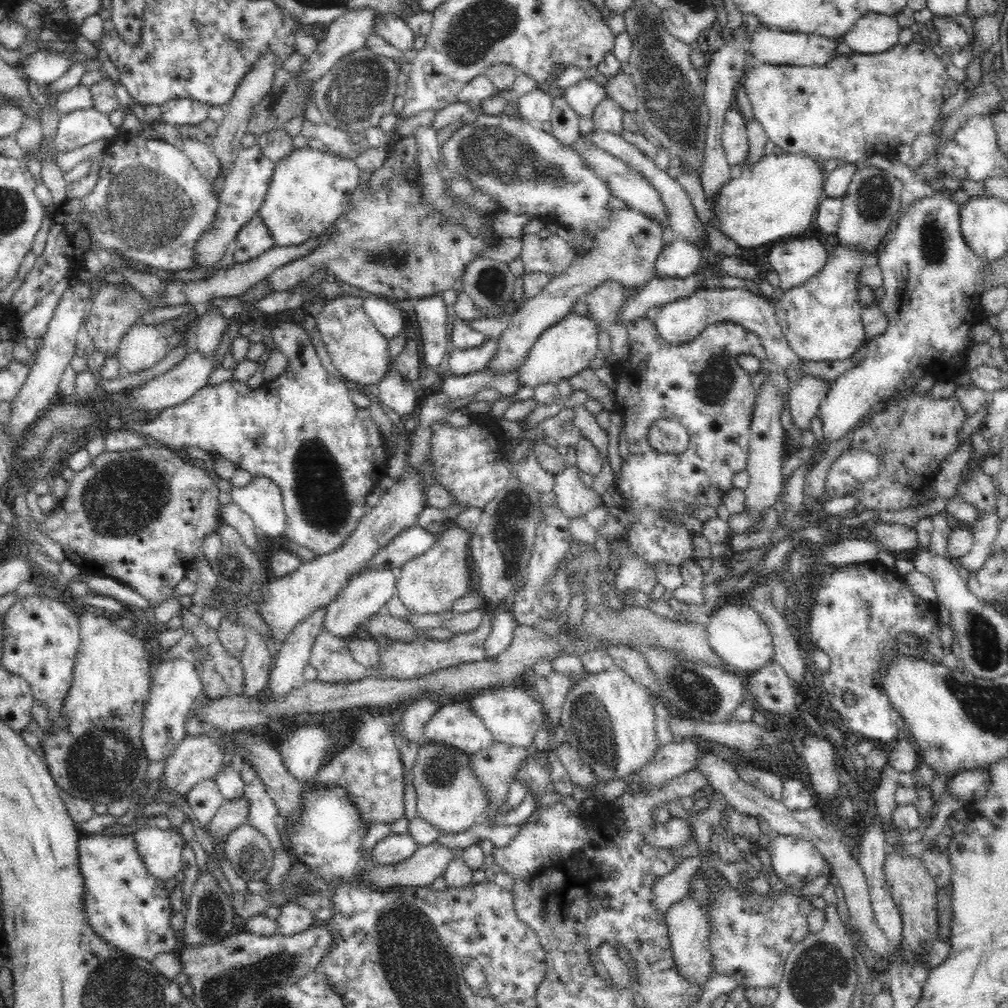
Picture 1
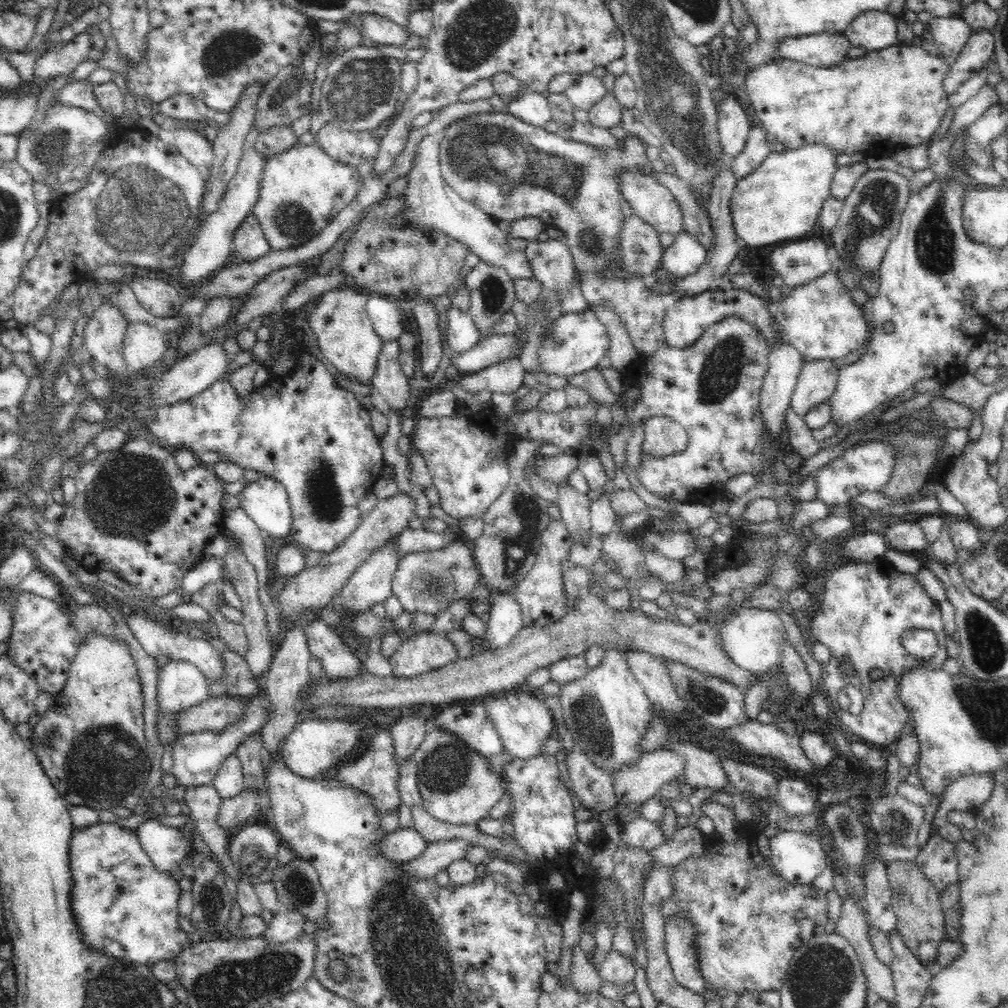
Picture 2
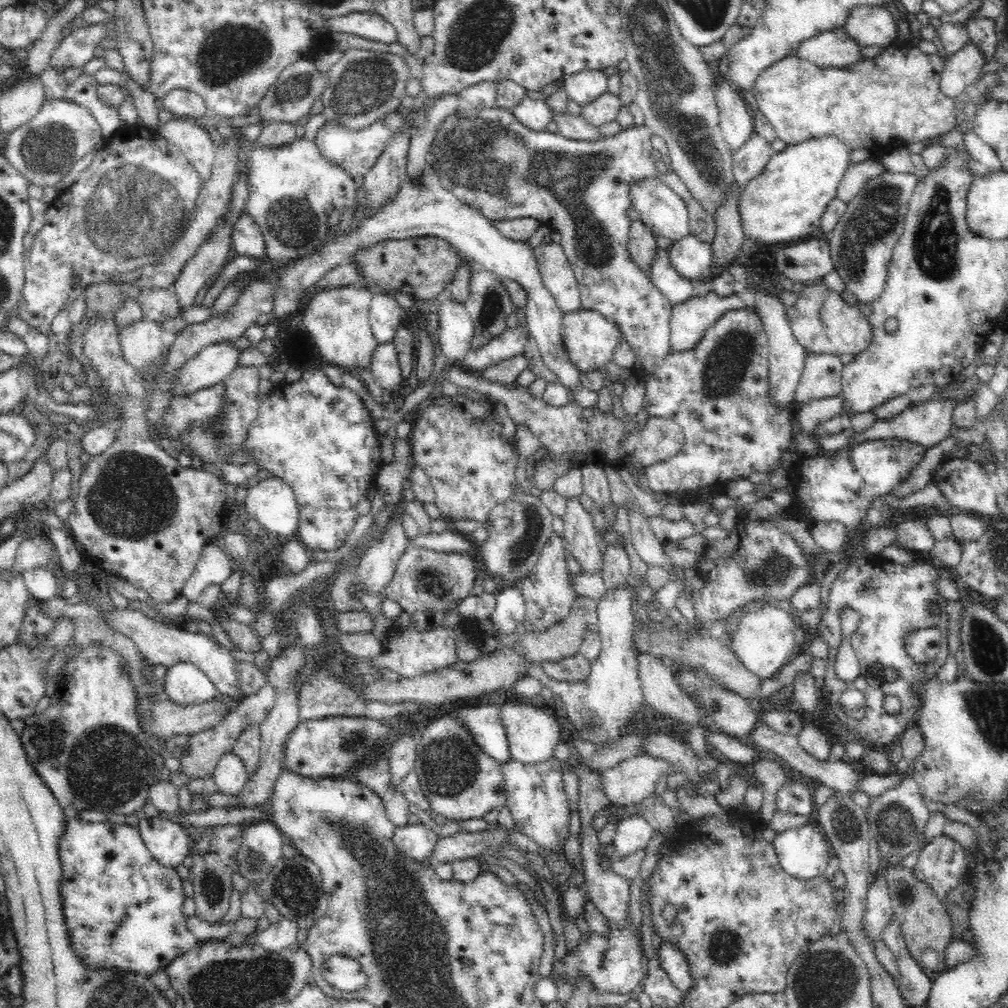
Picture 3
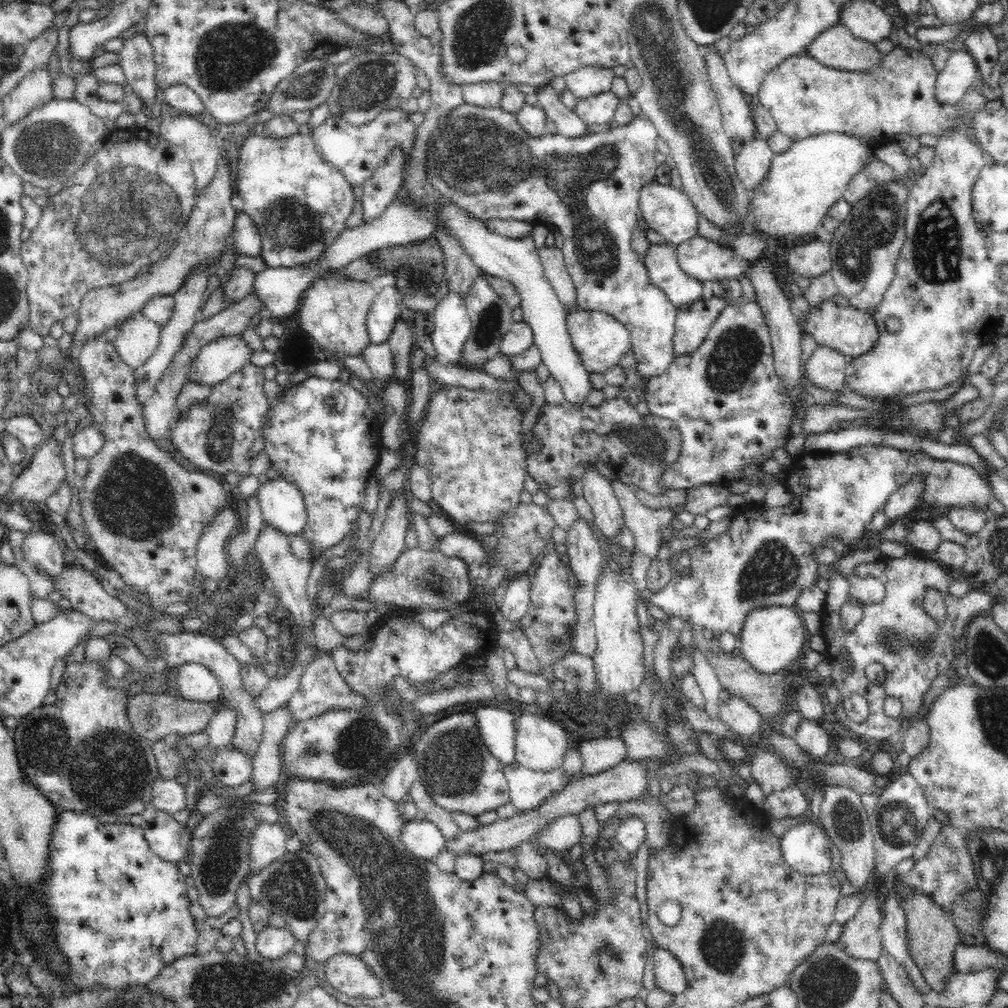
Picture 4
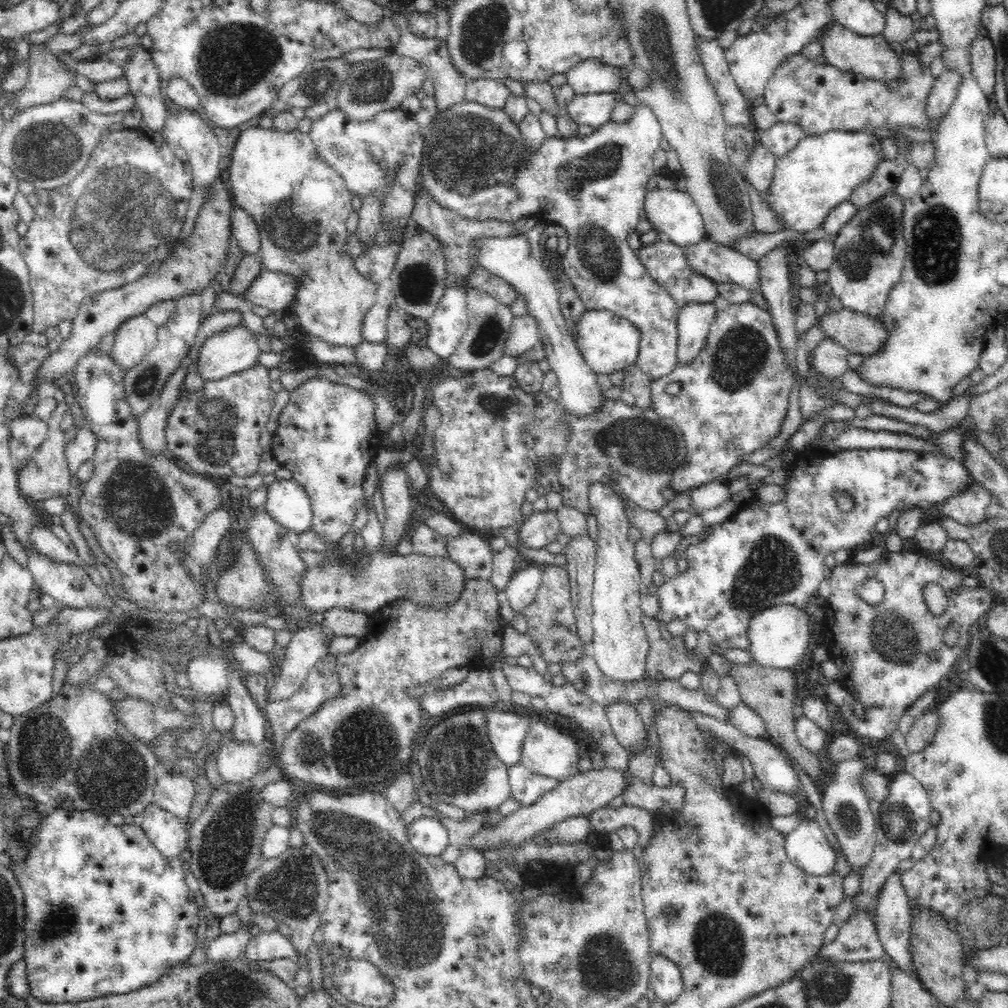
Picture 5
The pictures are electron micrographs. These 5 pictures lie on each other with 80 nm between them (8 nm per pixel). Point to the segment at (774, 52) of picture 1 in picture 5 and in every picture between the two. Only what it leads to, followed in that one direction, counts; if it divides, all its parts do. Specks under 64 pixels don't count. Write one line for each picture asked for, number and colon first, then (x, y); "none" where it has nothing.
2: (824, 49)
3: (831, 49)
4: (836, 47)
5: (870, 56)

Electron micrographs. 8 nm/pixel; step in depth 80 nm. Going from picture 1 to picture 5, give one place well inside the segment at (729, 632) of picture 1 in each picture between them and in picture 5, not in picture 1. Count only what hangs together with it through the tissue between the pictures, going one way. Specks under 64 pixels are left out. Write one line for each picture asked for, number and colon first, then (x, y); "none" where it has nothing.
2: (754, 639)
3: (764, 641)
4: (772, 639)
5: (781, 636)

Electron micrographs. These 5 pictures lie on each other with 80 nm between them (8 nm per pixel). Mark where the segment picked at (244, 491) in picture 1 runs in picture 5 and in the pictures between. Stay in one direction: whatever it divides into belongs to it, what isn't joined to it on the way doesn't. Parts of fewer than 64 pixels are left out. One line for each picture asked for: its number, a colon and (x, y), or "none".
2: (266, 501)
3: (272, 504)
4: (282, 503)
5: (287, 501)

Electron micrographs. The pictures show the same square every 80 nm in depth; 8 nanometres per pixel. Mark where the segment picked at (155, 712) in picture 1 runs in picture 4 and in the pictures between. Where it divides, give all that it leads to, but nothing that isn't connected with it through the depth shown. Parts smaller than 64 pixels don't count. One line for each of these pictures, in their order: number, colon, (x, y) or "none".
2: (181, 685)
3: (185, 683)
4: (196, 682)

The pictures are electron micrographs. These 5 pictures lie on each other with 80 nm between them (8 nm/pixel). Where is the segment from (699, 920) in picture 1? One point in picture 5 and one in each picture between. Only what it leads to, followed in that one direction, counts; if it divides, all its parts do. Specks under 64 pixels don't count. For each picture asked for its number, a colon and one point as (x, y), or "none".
2: (680, 948)
3: (673, 963)
4: (669, 977)
5: (666, 983)

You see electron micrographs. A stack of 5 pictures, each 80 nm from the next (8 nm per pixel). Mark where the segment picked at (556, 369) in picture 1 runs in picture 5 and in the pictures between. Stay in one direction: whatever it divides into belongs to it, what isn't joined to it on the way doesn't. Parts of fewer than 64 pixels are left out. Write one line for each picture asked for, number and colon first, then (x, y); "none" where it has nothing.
2: (577, 341)
3: (590, 339)
4: (601, 341)
5: (608, 342)

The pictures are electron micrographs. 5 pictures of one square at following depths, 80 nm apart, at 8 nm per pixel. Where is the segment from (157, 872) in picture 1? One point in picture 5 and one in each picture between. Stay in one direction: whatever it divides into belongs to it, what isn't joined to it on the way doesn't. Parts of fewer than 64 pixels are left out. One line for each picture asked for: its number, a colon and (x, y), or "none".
2: (167, 846)
3: (168, 841)
4: (168, 837)
5: (168, 833)

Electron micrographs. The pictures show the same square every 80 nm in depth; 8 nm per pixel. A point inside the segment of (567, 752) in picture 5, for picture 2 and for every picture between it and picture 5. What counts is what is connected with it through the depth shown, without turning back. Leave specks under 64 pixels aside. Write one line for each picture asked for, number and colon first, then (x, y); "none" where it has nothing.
2: (524, 723)
3: (533, 734)
4: (541, 745)

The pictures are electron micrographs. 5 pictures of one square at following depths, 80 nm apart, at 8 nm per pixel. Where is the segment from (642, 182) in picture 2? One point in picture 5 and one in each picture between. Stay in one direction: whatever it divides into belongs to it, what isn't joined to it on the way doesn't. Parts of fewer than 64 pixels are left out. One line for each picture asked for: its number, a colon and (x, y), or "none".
3: (663, 211)
4: (669, 211)
5: (674, 213)

